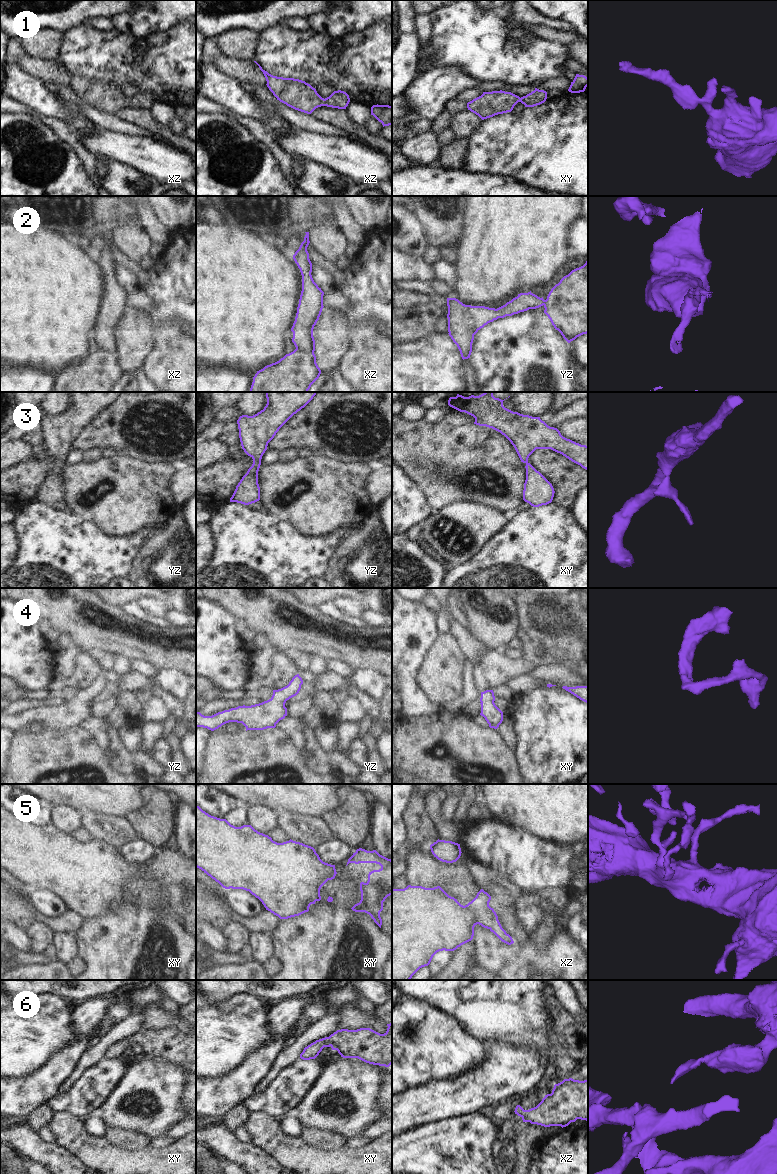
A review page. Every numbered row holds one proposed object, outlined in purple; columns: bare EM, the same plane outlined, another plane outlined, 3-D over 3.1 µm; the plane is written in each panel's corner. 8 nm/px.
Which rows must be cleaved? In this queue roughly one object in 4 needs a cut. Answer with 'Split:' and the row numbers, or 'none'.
Split: 2

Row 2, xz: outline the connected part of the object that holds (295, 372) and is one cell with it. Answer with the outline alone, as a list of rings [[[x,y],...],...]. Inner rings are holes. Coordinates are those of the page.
[[[295,349],[257,371],[250,392],[308,392],[320,374],[315,354]]]

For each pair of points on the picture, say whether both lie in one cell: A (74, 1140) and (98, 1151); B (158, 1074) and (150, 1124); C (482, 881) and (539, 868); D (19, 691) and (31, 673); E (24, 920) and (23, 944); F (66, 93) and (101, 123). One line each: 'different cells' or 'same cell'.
A: same cell
B: same cell
C: different cells
D: different cells
E: same cell
F: same cell

